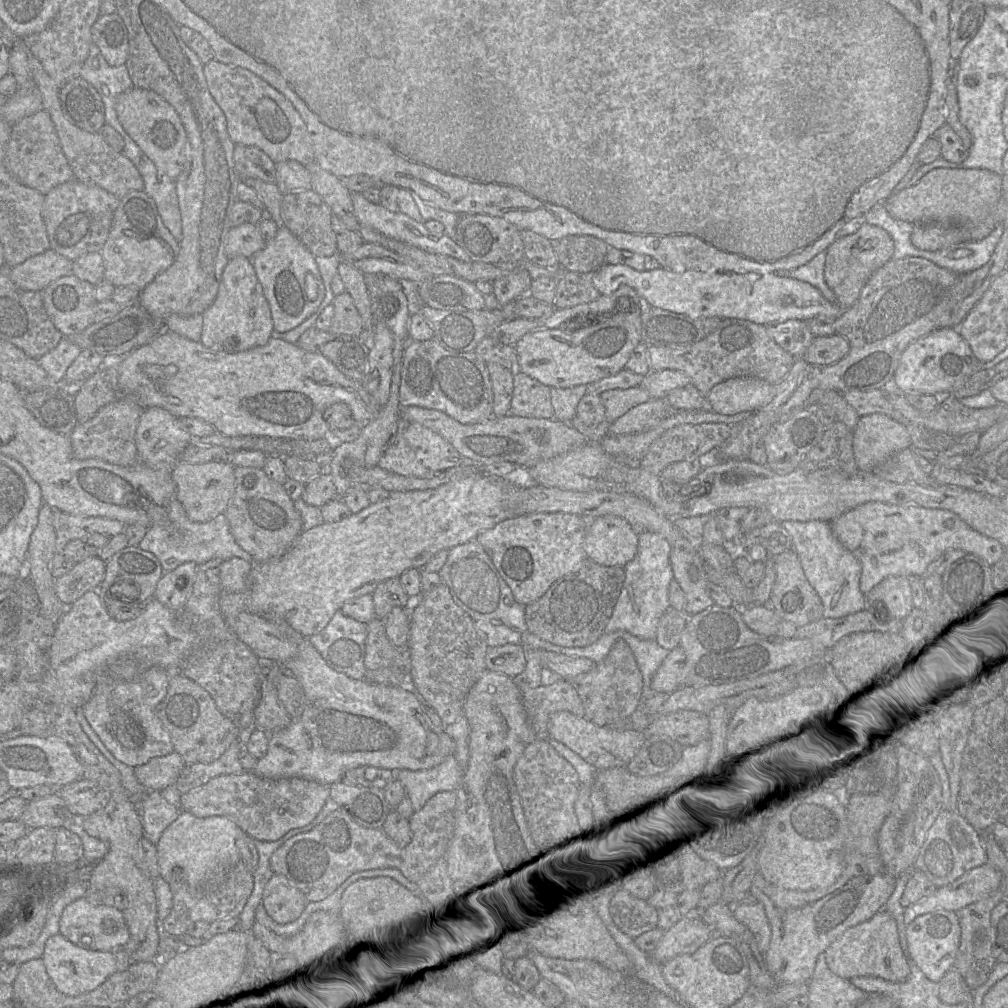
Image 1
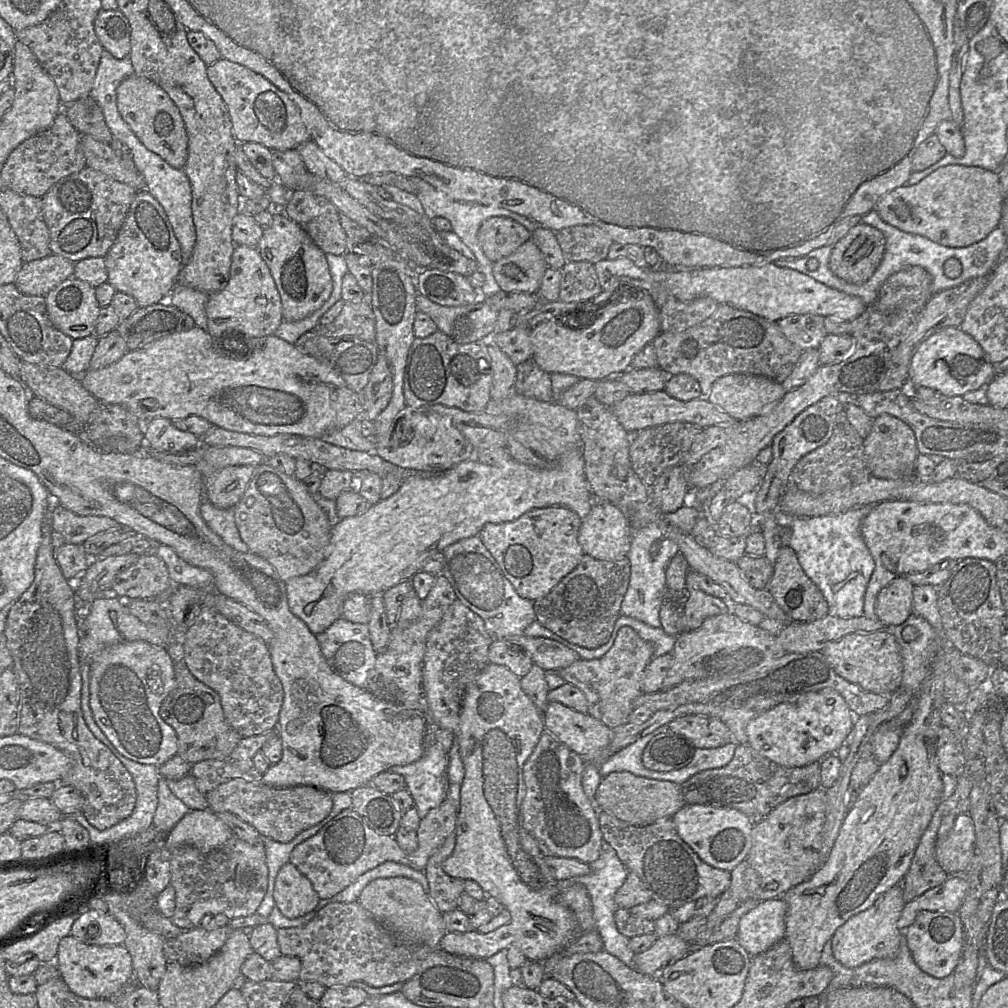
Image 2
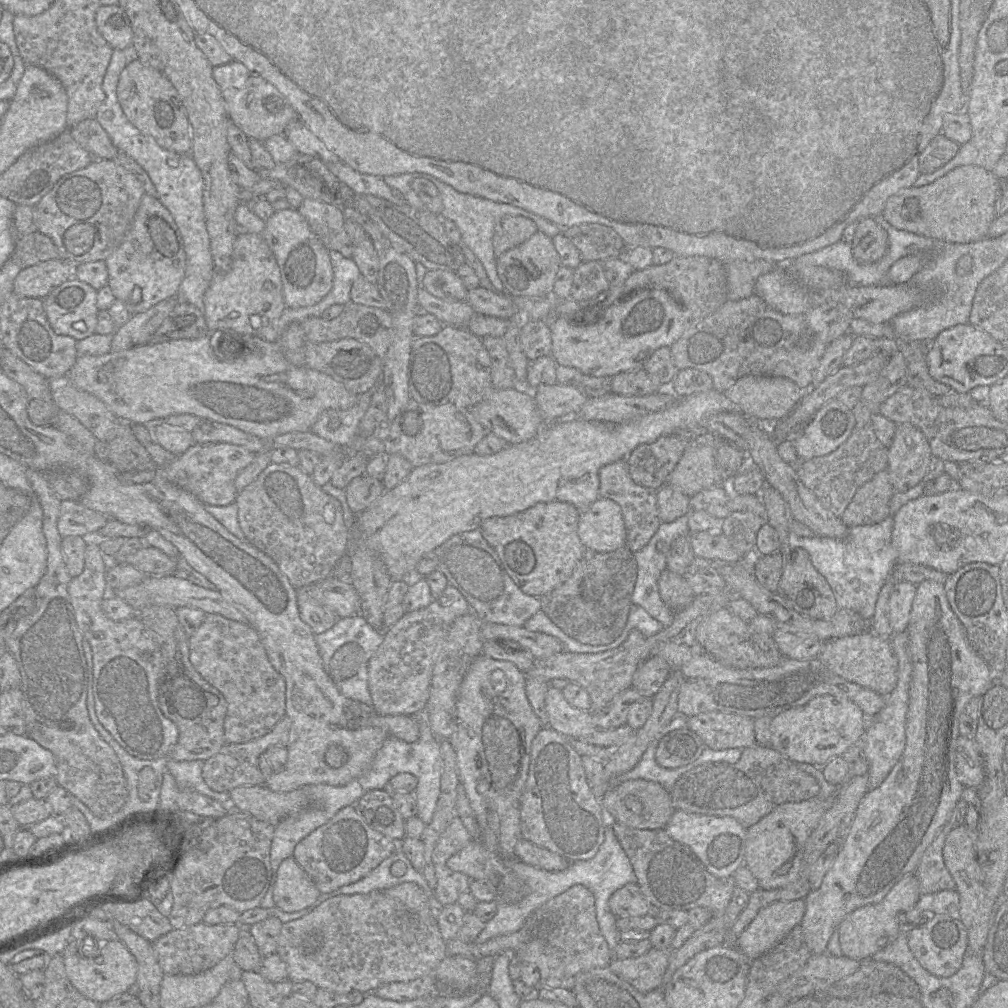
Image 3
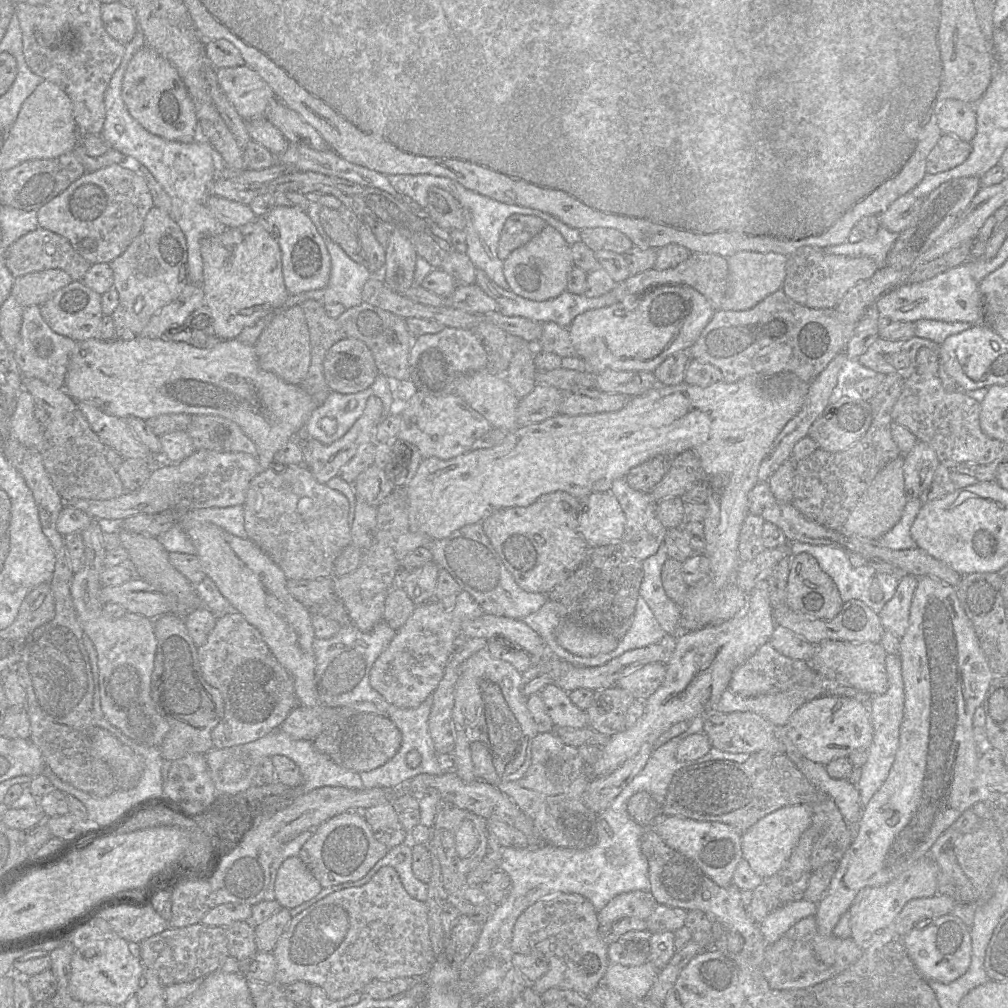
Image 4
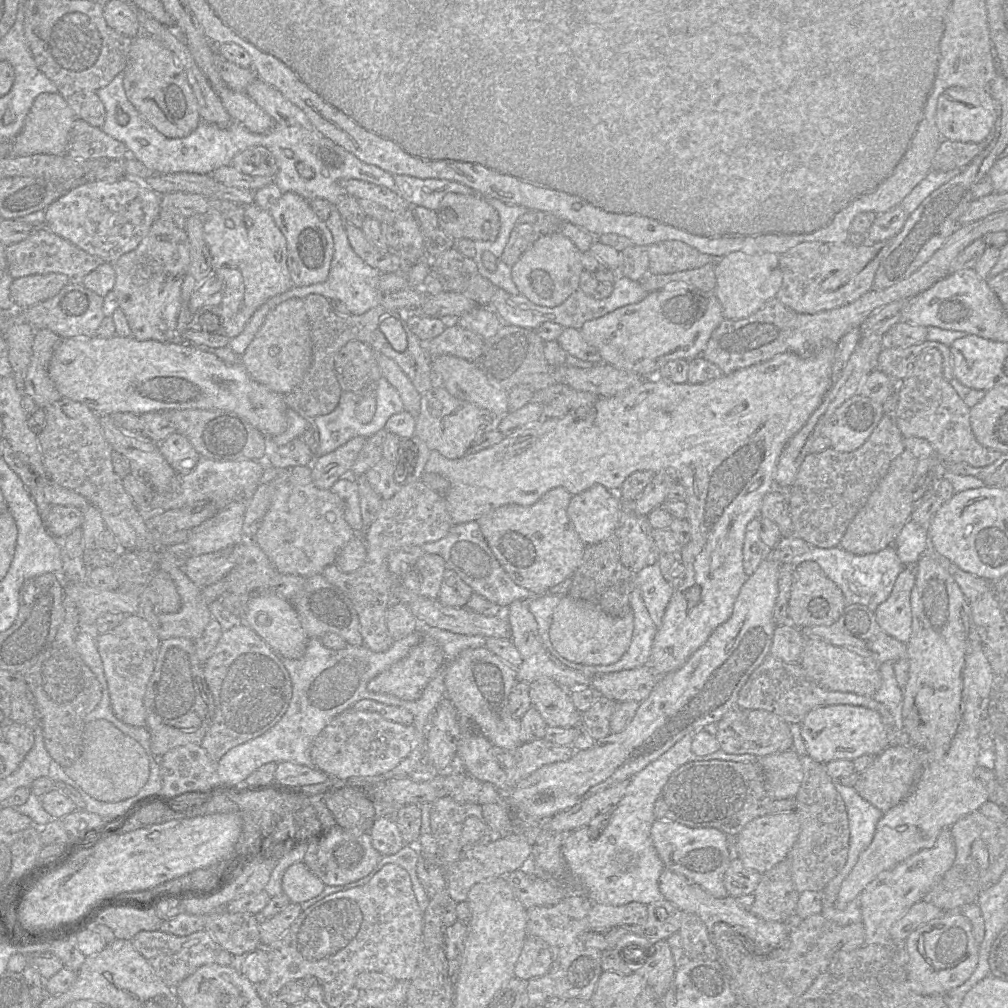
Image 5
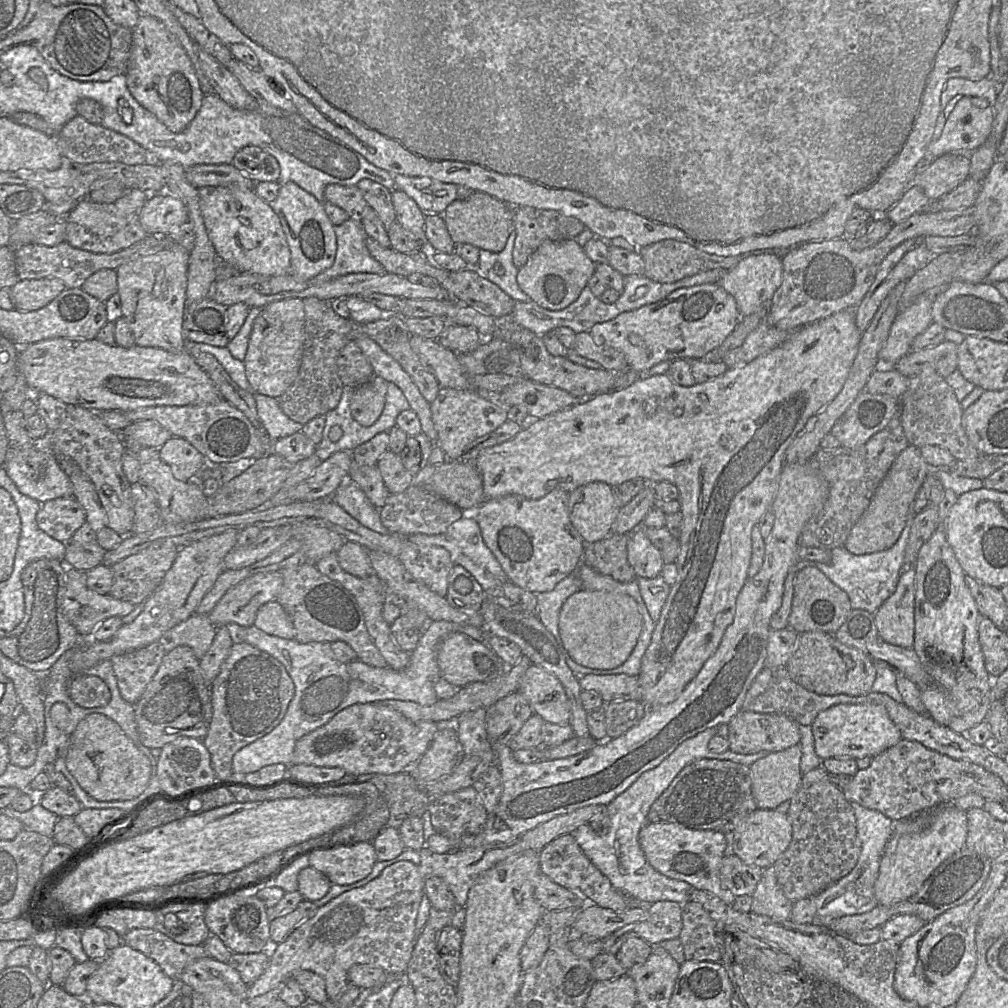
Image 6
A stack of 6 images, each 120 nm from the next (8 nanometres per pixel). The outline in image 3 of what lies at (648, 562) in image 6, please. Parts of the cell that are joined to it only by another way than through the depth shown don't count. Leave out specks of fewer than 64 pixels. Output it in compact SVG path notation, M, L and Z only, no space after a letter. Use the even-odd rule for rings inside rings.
M619 460L599 470L599 497L615 501L622 510L626 528L626 548L633 554L648 544L661 524L657 513L657 490L636 484L630 473L627 460Z

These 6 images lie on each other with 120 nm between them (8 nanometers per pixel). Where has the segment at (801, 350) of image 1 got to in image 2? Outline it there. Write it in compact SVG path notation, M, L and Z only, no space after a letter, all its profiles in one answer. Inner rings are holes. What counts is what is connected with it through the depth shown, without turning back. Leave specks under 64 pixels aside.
M814 314L790 315L777 324L784 336L802 351L818 348L827 332L824 317Z

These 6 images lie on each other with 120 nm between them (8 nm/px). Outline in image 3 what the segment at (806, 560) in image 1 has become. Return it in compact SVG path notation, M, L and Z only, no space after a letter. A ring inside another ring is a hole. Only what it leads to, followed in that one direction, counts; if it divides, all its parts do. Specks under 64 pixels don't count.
M923 483L914 486L906 492L895 492L889 503L889 517L880 523L851 527L844 539L818 535L800 537L789 532L787 549L798 547L805 549L809 553L814 567L829 583L838 608L853 610L870 622L875 612L880 590L885 582L891 578L894 564L898 561L898 552L892 544L892 515L907 502L915 500L922 495Z

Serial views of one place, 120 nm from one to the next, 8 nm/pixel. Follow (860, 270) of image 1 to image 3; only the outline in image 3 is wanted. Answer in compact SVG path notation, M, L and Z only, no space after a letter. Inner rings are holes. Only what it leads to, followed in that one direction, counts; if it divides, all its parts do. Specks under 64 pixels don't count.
M873 217L864 218L858 225L850 243L853 258L859 264L871 264L885 254L888 248L887 233Z

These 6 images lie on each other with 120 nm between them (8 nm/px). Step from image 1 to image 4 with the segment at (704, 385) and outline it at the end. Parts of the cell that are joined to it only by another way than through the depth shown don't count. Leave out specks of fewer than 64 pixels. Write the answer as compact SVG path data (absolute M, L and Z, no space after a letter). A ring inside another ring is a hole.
M778 290L766 298L764 298L761 302L756 304L754 307L743 310L743 311L731 311L731 310L716 310L713 317L706 325L706 327L701 332L699 338L696 342L687 350L691 359L698 360L703 363L711 364L717 367L722 373L722 381L726 383L734 383L737 382L747 376L750 375L774 375L778 373L792 373L796 375L800 380L804 382L812 382L814 378L816 378L832 361L832 359L839 353L844 352L848 342L850 341L856 324L853 322L844 322L839 319L839 314L835 311L835 309L813 309L790 299L782 290Z

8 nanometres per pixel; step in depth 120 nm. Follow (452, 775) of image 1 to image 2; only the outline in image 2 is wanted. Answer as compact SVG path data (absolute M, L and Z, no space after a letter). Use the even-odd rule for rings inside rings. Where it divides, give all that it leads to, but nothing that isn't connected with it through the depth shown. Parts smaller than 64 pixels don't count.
M434 742L424 755L407 765L392 766L388 771L403 776L420 818L439 806L447 797L448 753Z

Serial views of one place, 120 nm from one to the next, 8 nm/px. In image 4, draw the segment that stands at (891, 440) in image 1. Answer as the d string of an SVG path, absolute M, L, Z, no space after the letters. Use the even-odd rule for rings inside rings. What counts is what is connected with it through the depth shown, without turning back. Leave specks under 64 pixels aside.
M918 441L914 448L903 456L904 486L907 500L920 498L933 483L933 475L940 461L934 449Z

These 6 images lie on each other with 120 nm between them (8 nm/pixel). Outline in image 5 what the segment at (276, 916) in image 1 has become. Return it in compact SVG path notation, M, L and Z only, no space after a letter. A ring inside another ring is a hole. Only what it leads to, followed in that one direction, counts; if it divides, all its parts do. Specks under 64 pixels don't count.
M297 862L285 871L282 878L282 890L291 903L300 904L318 896L325 884L304 864Z

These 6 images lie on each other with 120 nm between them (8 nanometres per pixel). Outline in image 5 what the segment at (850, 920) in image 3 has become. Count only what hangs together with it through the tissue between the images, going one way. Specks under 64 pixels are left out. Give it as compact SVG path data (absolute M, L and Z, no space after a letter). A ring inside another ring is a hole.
M949 828L942 830L935 845L910 856L893 868L883 871L859 895L865 945L890 939L892 925L916 902L922 900L943 875L954 865L955 844Z

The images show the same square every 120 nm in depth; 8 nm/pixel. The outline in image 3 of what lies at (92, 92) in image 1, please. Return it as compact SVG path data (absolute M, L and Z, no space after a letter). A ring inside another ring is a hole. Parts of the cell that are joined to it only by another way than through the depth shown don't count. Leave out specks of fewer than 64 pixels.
M96 118L82 120L70 128L73 139L94 159L115 160L119 151Z

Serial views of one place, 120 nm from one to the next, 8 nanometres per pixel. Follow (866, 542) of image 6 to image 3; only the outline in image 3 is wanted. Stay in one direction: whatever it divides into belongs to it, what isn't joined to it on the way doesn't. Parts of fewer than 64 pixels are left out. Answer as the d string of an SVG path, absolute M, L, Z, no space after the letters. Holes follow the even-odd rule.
M882 470L861 486L840 520L847 527L880 523L890 516L889 503L895 490L888 470Z

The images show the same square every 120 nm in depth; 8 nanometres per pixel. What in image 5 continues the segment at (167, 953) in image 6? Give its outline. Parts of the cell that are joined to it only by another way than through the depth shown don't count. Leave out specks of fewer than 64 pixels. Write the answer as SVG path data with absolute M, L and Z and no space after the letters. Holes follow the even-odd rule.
M206 929L188 936L176 936L160 930L140 931L131 942L134 948L149 962L156 975L172 988L175 988L201 966L215 963L221 948Z

